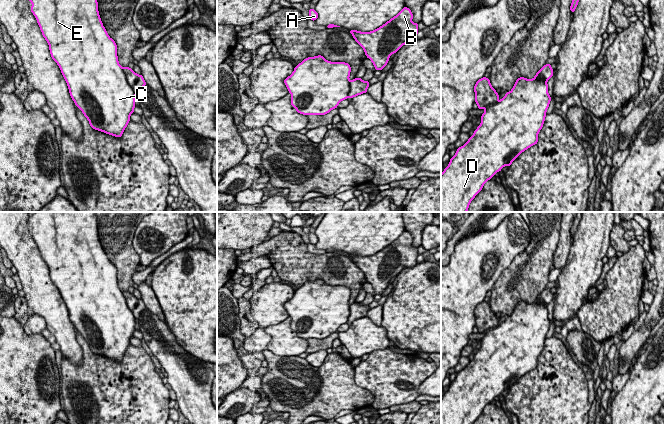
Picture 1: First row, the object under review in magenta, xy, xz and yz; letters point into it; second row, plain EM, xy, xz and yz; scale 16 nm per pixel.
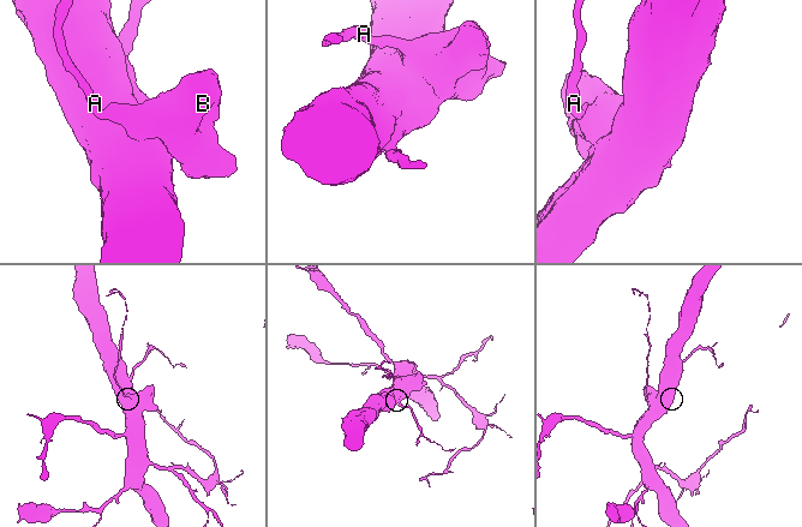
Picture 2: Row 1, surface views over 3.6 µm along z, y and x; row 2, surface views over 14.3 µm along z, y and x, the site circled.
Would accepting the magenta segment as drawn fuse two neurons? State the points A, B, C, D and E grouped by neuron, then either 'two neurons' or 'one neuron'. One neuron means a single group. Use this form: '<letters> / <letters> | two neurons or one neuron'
A B / C D E | two neurons

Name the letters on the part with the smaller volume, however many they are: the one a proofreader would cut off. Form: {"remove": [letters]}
{"remove": ["A", "B"]}

